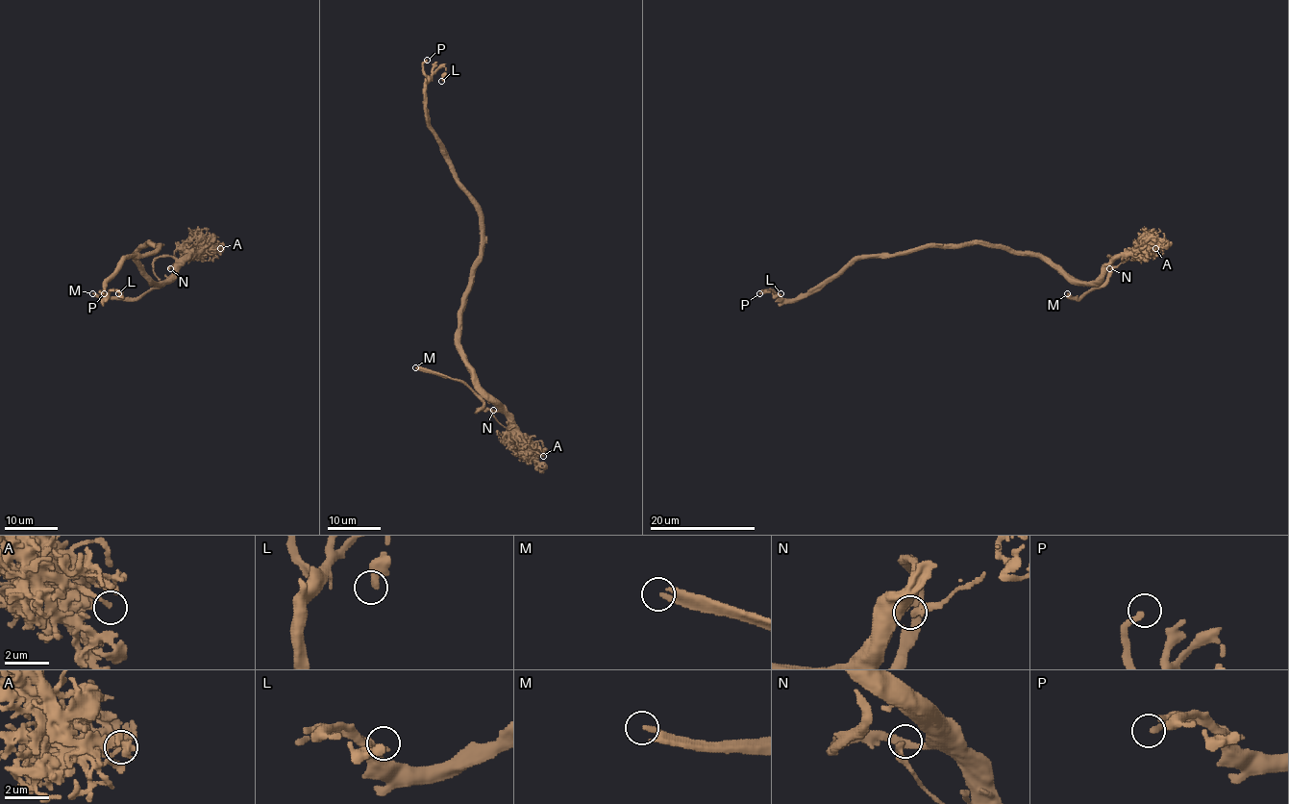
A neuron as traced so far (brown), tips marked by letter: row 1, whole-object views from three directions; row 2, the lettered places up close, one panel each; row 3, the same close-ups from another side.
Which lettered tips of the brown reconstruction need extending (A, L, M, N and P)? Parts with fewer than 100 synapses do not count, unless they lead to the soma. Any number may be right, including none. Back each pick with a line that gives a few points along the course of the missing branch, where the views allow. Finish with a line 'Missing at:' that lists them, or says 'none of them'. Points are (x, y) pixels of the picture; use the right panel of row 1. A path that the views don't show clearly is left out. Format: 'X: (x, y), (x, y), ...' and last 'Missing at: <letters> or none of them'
Missing at: M

